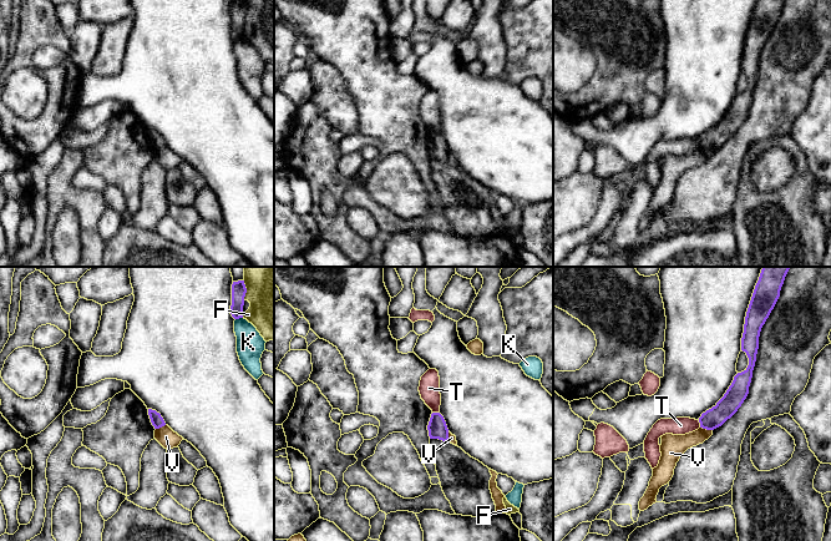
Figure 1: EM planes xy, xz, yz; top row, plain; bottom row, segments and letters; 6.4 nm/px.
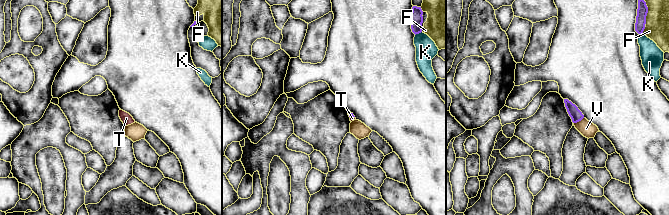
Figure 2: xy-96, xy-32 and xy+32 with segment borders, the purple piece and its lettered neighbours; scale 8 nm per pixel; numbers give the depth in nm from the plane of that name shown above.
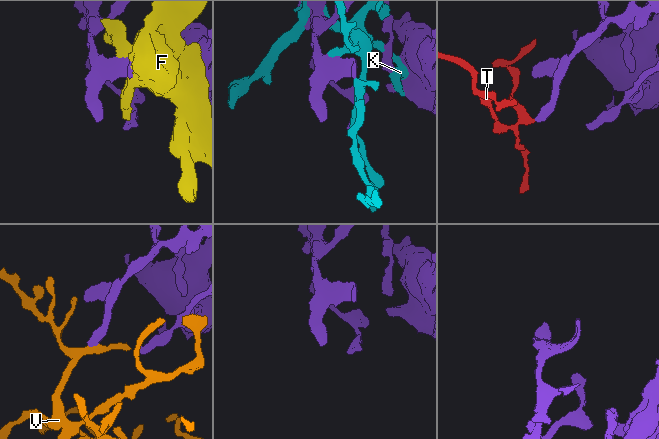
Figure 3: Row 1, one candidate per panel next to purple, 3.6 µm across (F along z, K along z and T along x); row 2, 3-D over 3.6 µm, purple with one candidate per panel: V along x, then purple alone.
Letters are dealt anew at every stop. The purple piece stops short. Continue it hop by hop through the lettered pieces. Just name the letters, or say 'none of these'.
none of these

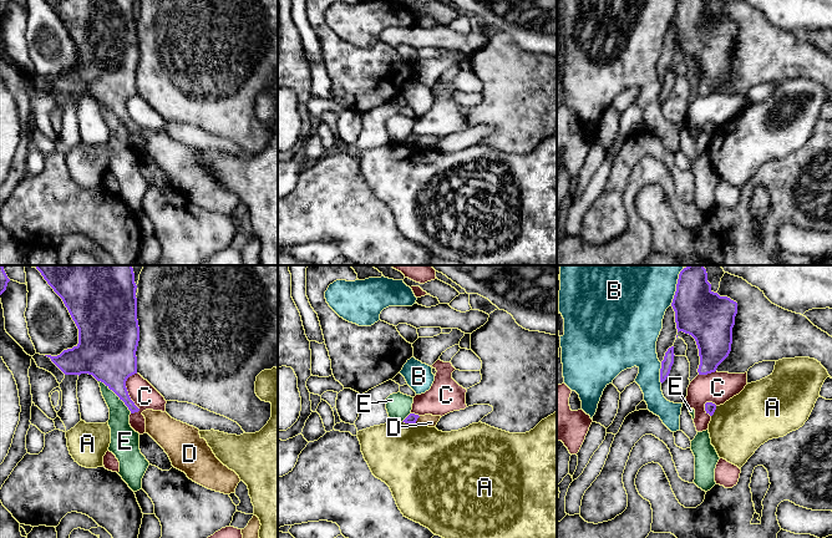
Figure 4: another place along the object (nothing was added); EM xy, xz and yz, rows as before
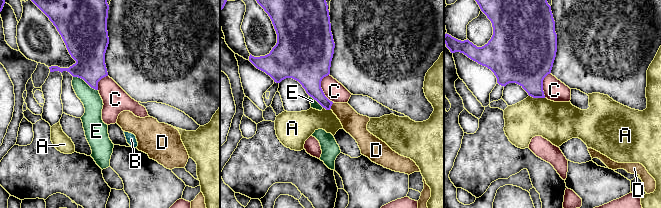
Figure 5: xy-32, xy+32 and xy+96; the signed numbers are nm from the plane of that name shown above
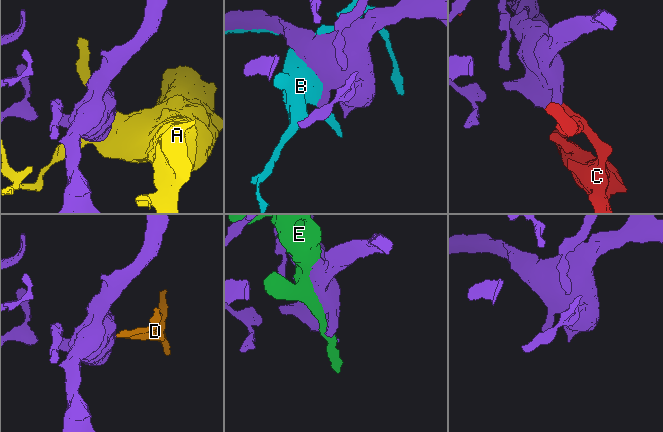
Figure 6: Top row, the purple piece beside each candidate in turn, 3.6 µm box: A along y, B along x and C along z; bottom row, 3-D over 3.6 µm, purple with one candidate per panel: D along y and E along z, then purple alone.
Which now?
D

